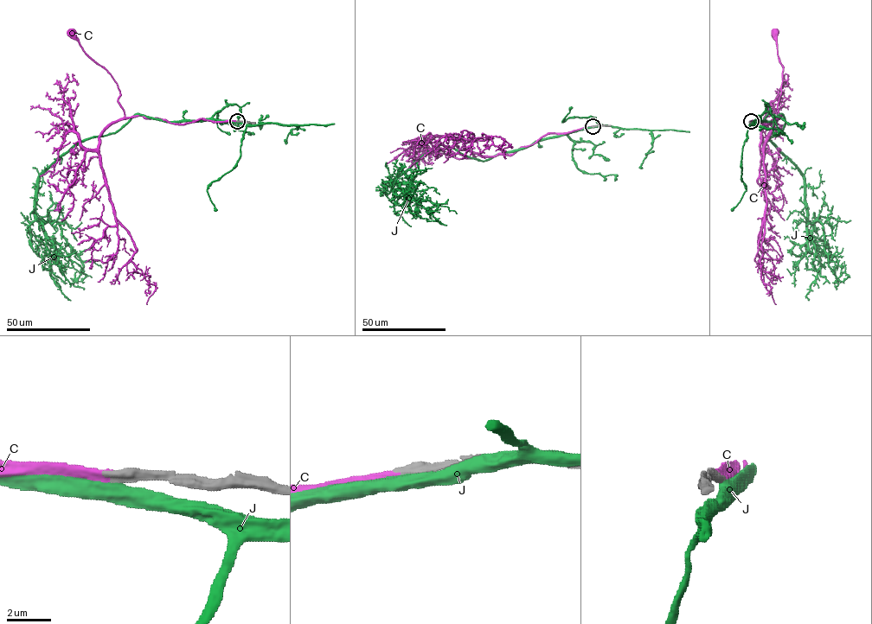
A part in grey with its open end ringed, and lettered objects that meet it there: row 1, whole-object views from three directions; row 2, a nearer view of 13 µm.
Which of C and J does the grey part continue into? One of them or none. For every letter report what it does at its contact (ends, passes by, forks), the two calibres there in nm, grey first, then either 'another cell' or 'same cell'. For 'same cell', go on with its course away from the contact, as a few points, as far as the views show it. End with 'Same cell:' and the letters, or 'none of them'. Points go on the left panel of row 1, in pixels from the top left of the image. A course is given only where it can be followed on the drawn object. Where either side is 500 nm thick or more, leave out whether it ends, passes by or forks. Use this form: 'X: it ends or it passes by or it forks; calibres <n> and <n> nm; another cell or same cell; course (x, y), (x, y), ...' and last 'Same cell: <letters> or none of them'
C: it ends; calibres 460 and 400 nm; same cell; course (237, 121), (202, 118), (176, 124), (143, 116), (125, 117), (116, 82), (73, 34)
J: calibres 480 and 500 nm; another cell
Same cell: C

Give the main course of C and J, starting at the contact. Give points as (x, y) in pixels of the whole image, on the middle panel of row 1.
C: (592, 126), (567, 132), (548, 133), (510, 155), (481, 156), (477, 153), (471, 158), (456, 158), (427, 150)
J: (593, 126), (484, 161), (442, 145), (427, 151), (391, 181), (438, 204), (432, 213), (441, 223), (426, 219)

